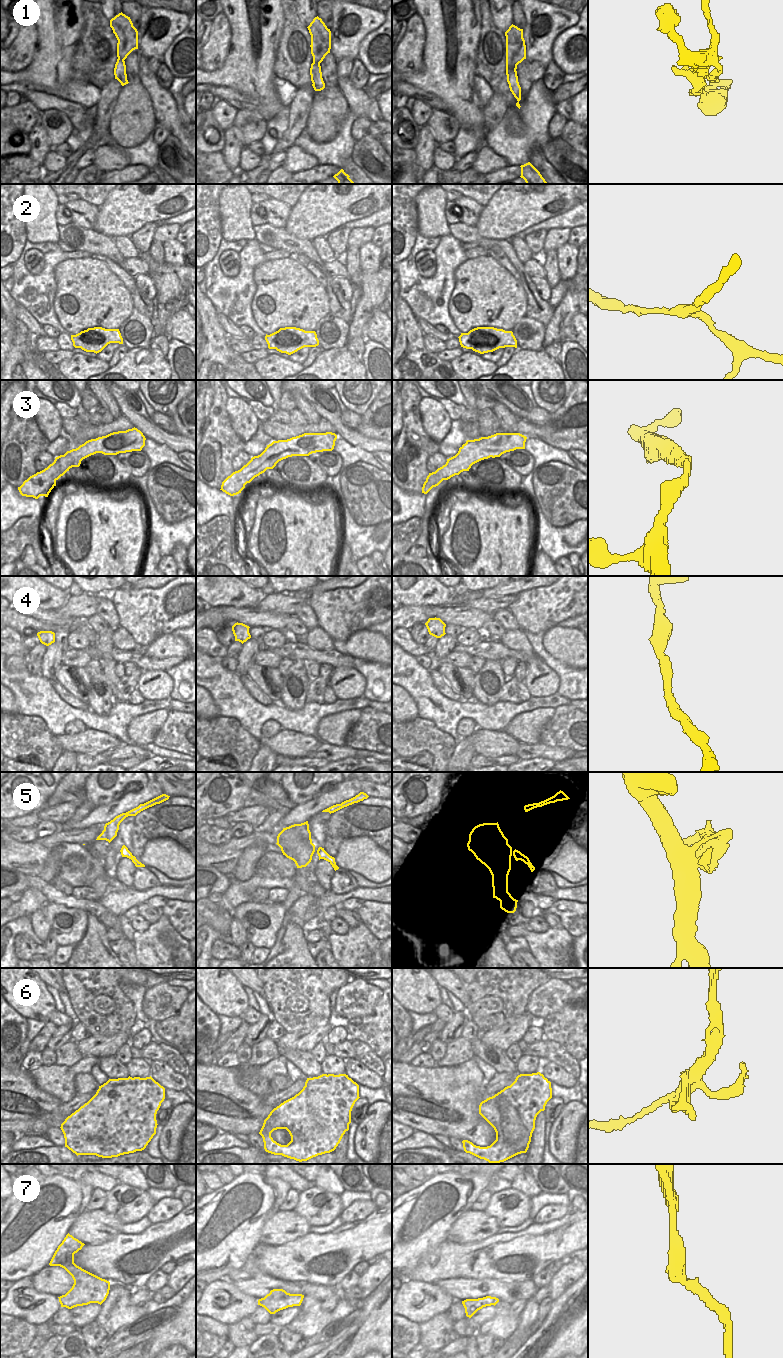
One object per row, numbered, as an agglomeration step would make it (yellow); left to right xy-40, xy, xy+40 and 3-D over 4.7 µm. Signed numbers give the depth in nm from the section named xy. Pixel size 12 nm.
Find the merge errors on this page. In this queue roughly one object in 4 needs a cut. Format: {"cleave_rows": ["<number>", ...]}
{"cleave_rows": ["1", "5", "6"]}

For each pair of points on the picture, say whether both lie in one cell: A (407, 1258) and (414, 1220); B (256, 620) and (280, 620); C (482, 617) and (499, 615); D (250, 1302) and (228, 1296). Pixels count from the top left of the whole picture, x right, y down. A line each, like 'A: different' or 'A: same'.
A: same
B: same
C: different
D: same

